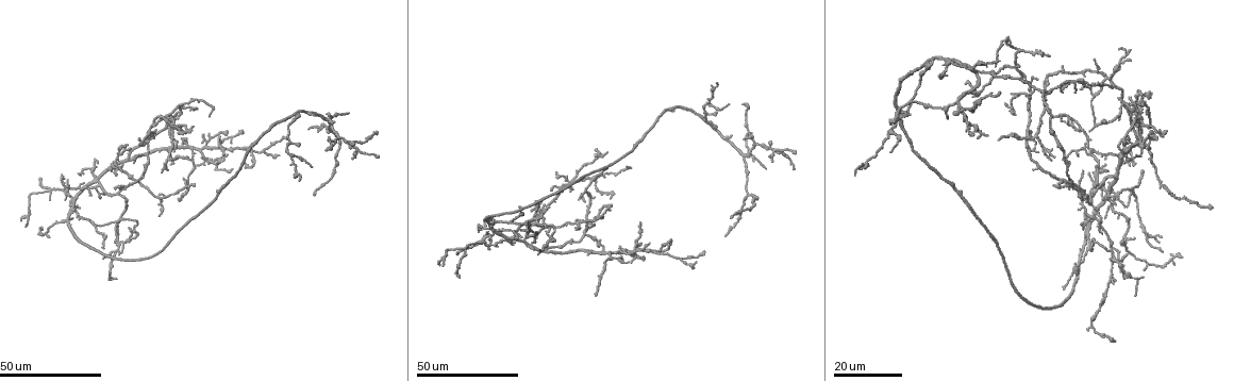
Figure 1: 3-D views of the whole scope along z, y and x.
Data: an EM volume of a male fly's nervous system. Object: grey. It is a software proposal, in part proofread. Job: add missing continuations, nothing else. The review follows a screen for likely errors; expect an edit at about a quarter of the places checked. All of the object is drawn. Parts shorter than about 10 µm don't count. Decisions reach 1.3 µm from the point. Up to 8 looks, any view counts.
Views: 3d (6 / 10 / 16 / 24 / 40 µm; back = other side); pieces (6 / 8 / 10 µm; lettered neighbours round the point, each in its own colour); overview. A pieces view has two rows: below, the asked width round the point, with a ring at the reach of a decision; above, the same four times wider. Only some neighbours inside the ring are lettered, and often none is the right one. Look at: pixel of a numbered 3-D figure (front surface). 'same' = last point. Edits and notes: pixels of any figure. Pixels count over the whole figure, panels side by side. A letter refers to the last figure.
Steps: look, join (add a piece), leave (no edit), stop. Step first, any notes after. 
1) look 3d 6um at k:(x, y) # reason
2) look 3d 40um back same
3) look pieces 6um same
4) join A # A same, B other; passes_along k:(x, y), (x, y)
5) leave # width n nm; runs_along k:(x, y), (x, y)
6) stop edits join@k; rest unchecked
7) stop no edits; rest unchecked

look 3d 24um at 1:(131, 149) # an open end

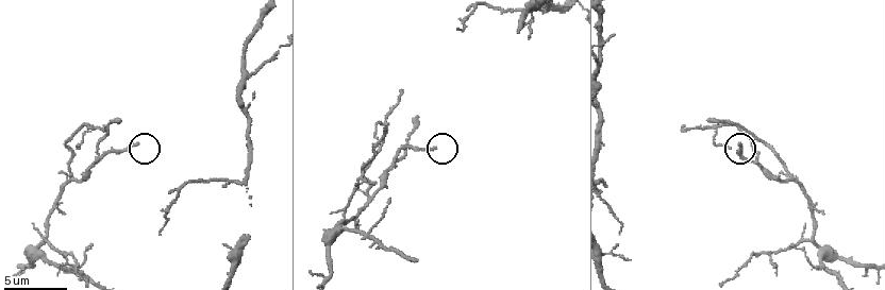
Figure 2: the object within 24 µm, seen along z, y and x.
look pieces 8um at 2:(134, 144)

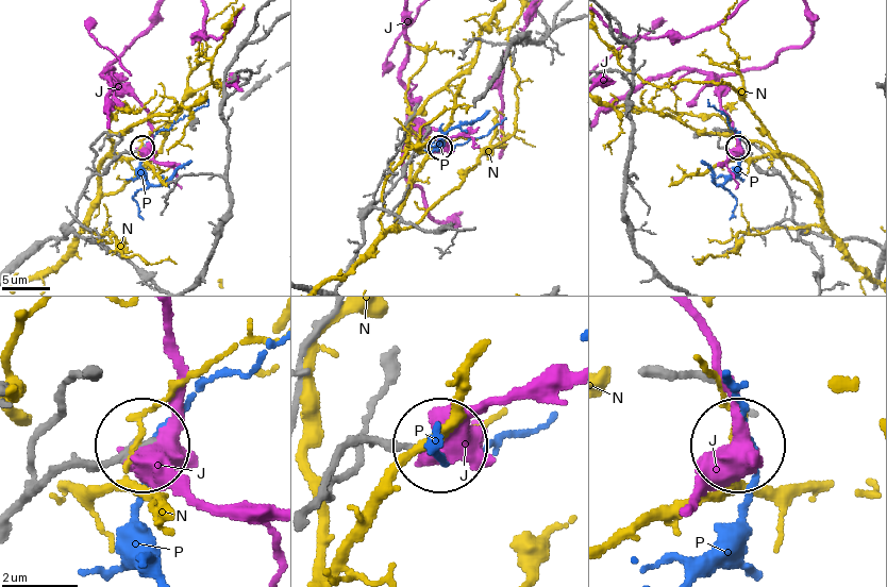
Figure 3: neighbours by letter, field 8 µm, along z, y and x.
leave # J other, N other, P other; runs_along 3:(18, 502), (56, 467), (114, 464), (139, 448); no lettered piece goes on from it

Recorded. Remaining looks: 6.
look 3d 24um at 1:(744, 138) # an open end

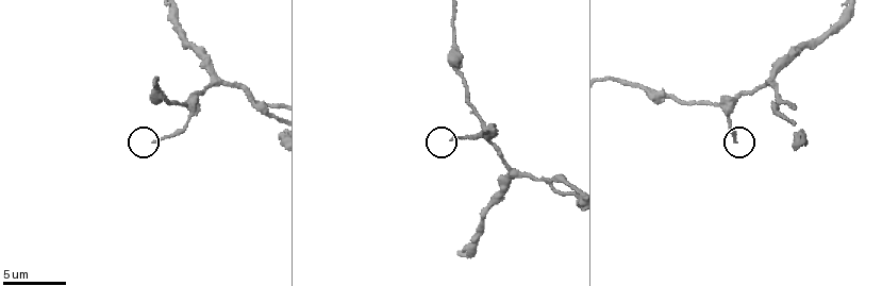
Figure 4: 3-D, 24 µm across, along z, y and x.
look pieces 8um at 4:(450, 140)

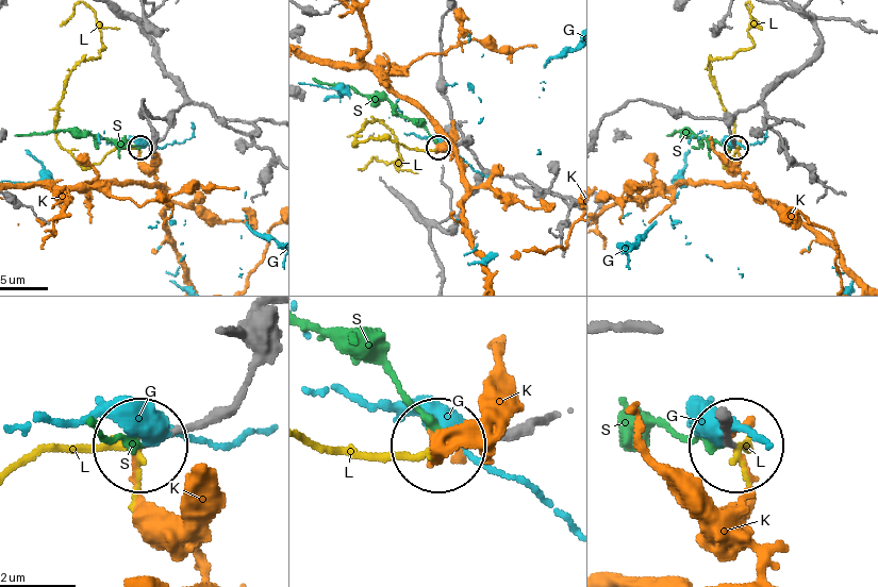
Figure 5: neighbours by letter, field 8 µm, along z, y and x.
leave # G other, K other, L other, S other; none of them fits

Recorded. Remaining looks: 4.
look 3d 24um at 1:(938, 76) # free end

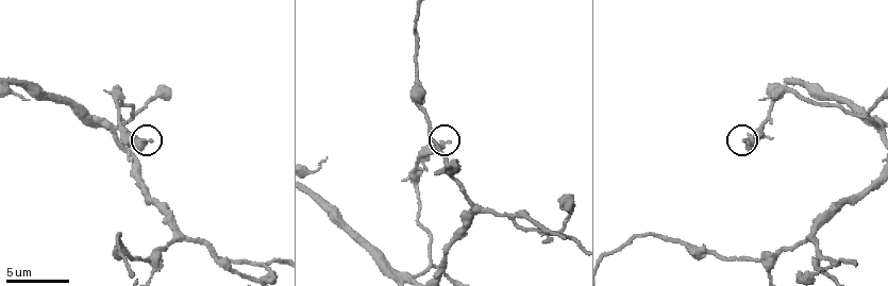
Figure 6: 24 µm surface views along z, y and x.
look pieces 10um at 6:(152, 141)

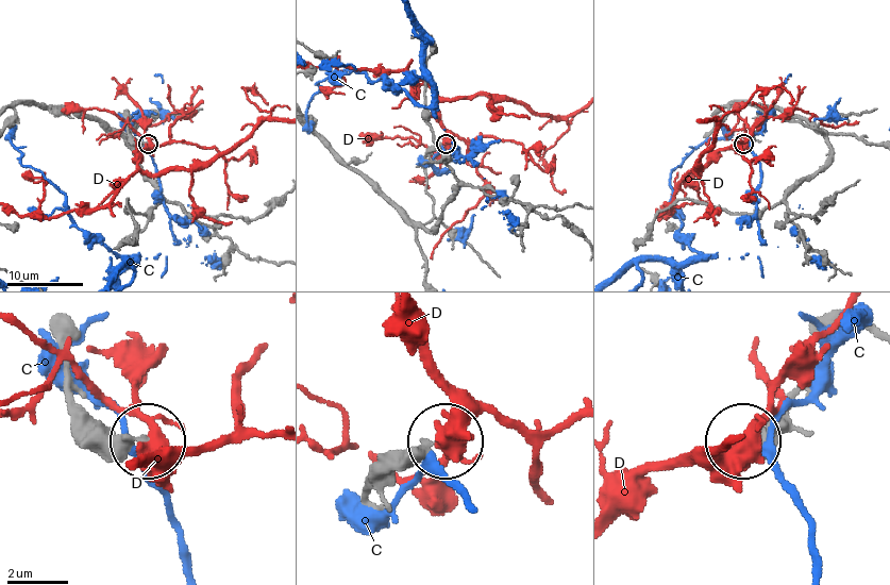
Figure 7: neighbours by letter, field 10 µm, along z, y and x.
leave # width 220 nm; C other, D other; none of them fits

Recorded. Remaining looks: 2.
look 3d 40um at 1:(1129, 49) # free end

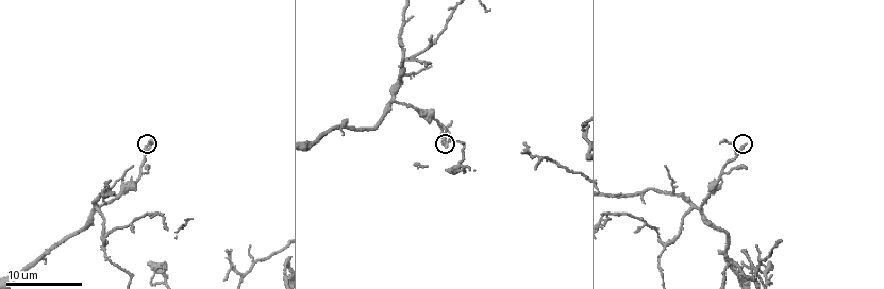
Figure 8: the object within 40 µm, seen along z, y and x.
look pieces 10um at 8:(747, 144)

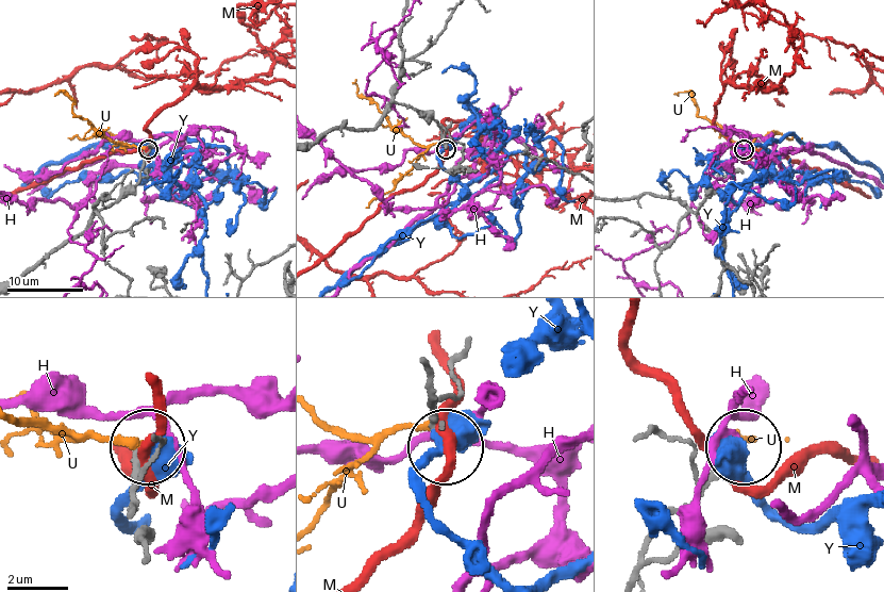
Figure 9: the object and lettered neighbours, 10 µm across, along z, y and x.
leave # H other, M other, U other, Y other; none of them fits

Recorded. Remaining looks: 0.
stop no edits; rest unchecked

